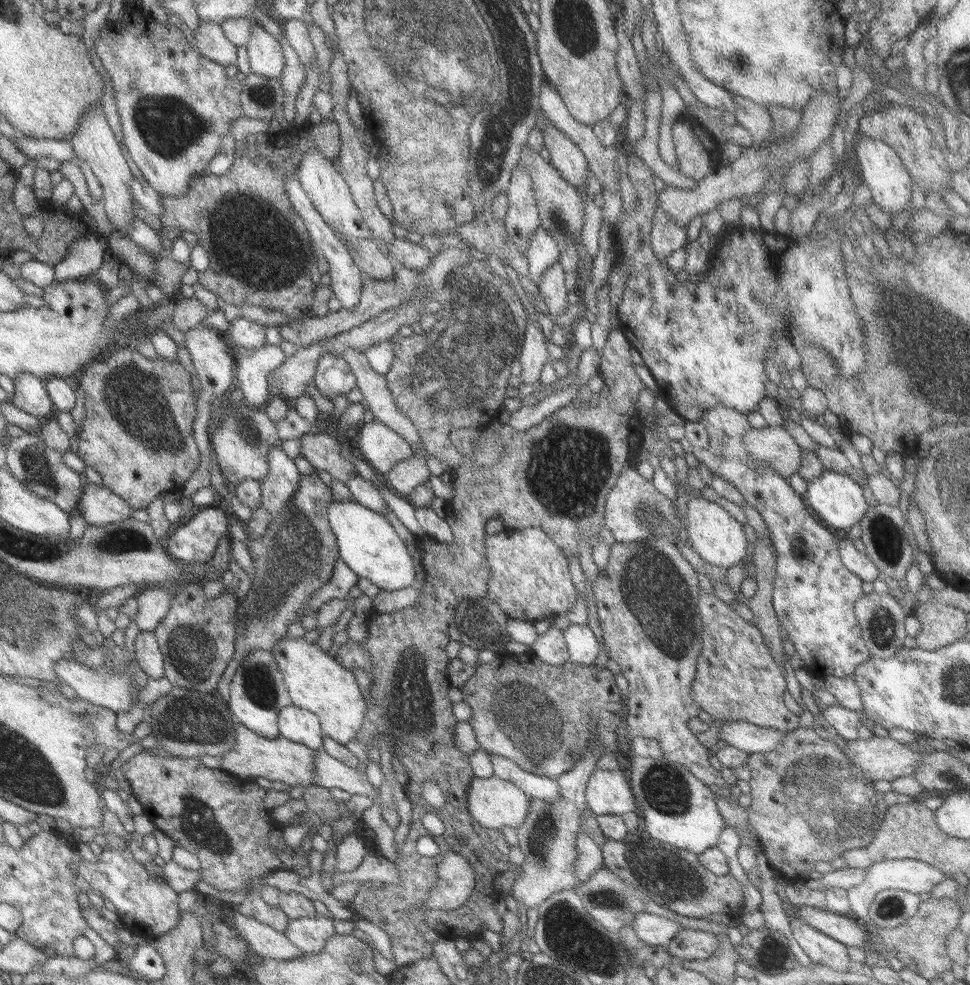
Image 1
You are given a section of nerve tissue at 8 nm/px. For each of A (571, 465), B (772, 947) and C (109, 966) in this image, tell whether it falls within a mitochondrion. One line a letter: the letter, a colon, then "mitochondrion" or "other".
A: mitochondrion
B: other
C: other

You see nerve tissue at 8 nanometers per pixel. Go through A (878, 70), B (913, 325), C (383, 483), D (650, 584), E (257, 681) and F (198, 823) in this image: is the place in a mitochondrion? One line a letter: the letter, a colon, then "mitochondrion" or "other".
A: other
B: mitochondrion
C: other
D: mitochondrion
E: mitochondrion
F: mitochondrion

